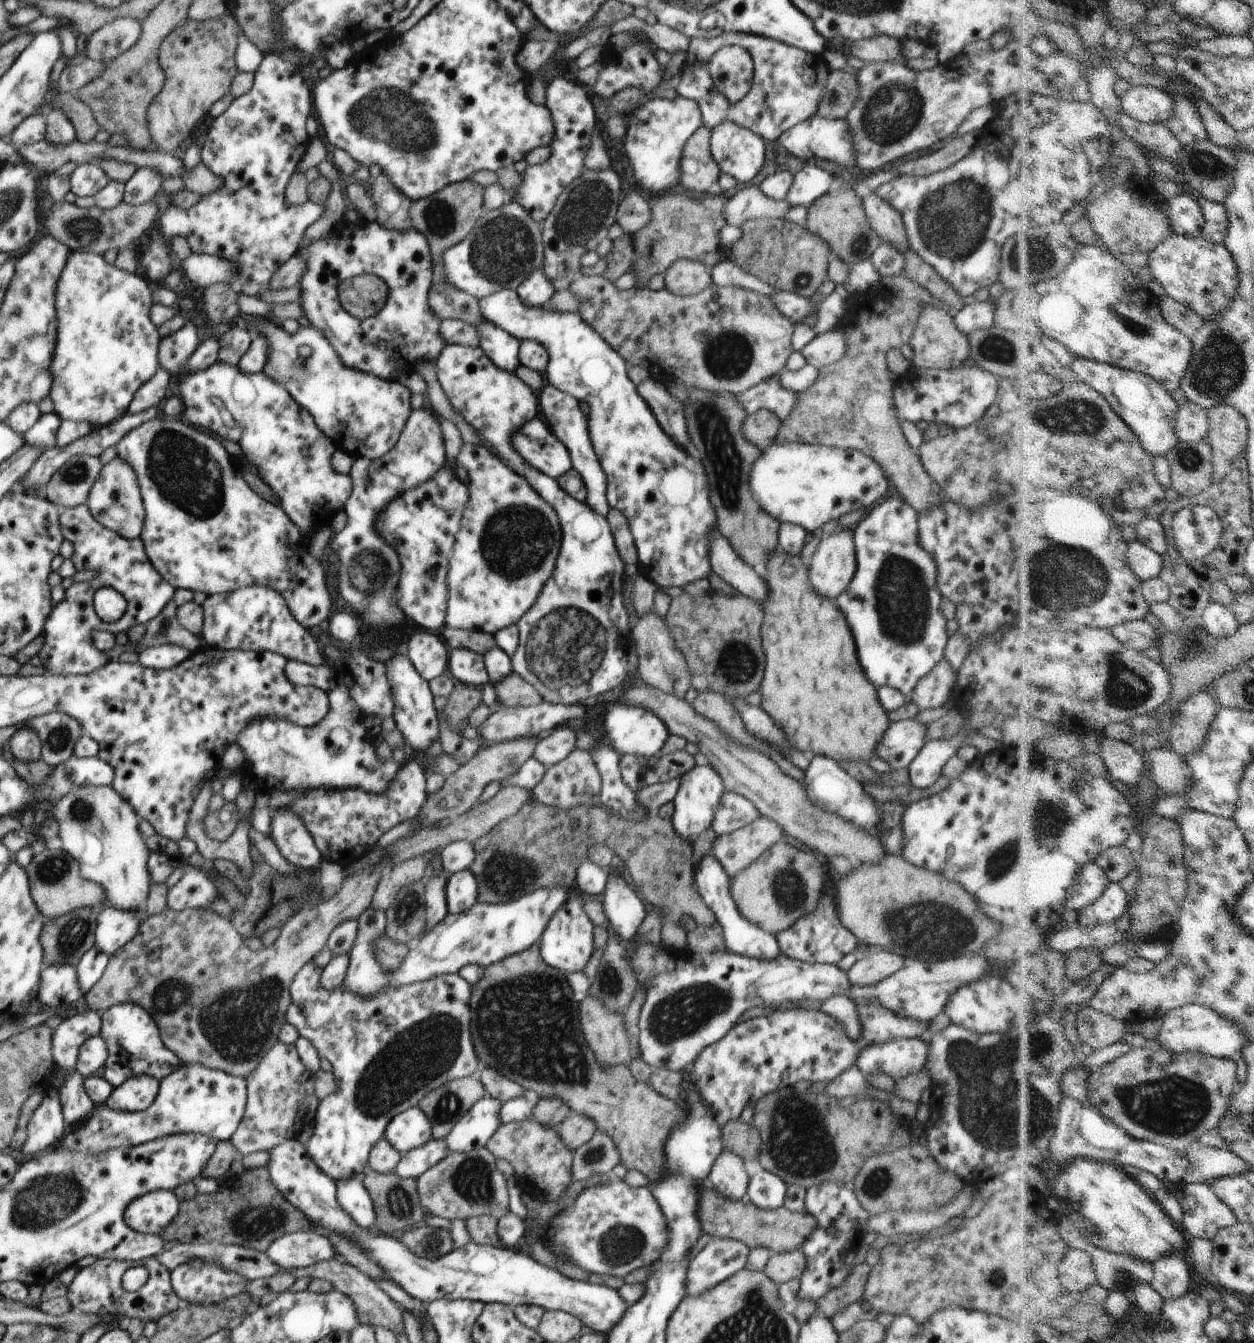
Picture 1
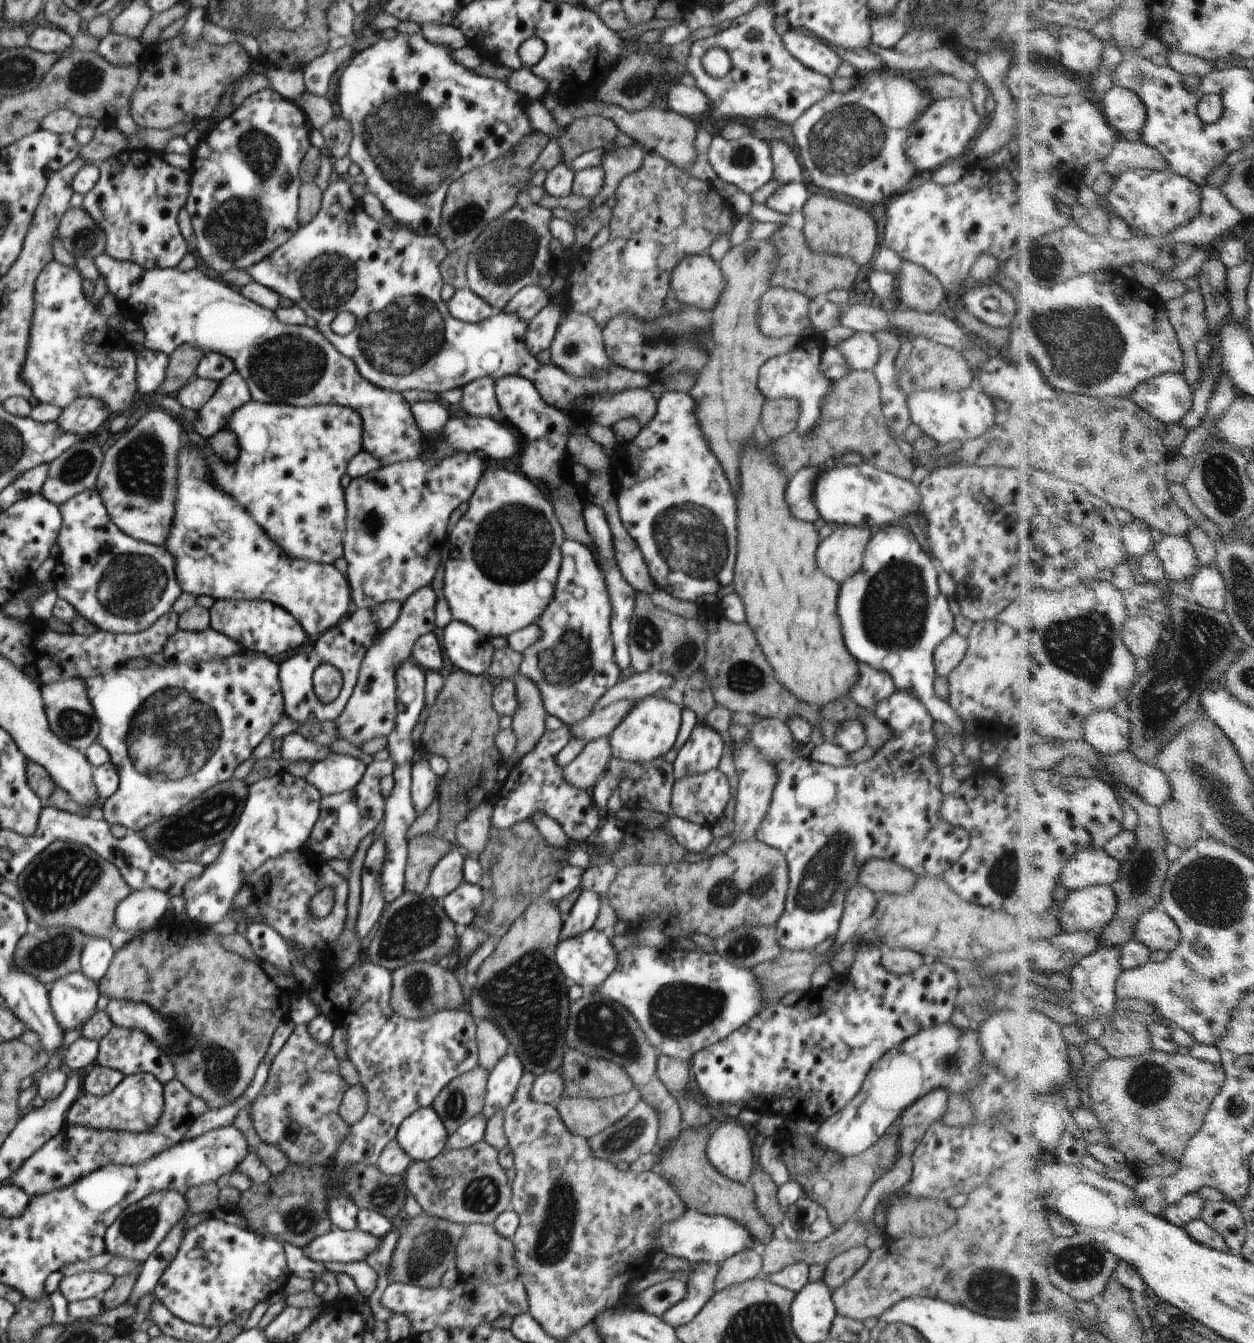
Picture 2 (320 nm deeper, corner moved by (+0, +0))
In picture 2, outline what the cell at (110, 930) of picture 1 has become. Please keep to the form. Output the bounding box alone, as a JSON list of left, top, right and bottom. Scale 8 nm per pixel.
[115,888,170,934]

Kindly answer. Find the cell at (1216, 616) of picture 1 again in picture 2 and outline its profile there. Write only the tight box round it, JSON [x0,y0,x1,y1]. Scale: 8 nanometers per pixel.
[1192,562,1227,611]

